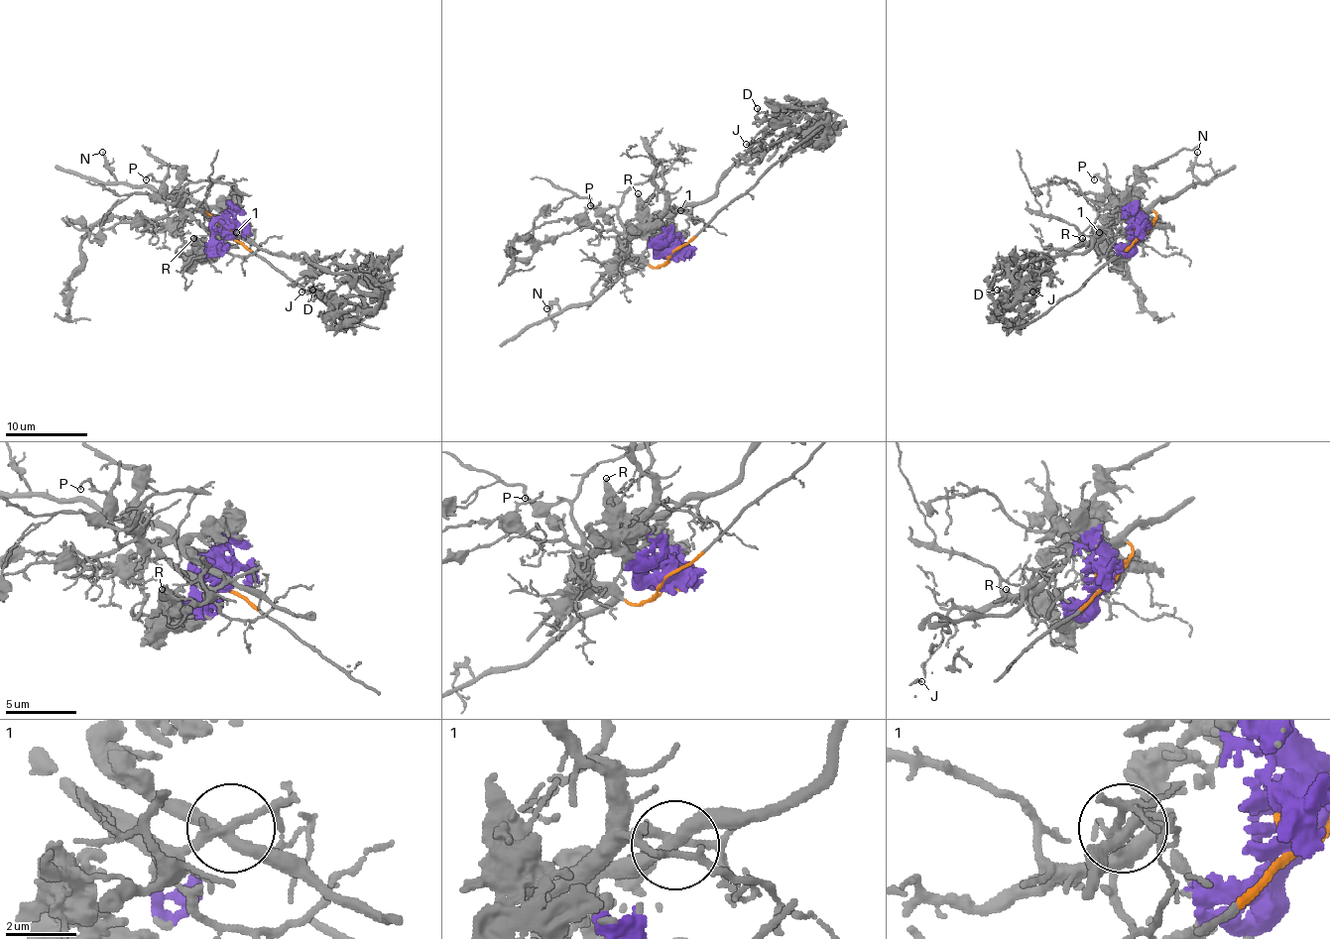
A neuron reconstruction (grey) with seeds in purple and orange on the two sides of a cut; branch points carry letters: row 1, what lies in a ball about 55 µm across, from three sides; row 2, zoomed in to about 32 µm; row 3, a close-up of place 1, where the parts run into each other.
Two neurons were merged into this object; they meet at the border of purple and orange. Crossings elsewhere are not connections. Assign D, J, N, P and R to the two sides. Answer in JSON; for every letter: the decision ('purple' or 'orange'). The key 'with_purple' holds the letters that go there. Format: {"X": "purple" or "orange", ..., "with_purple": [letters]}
{"D": "purple", "J": "purple", "N": "orange", "P": "orange", "R": "purple", "with_purple": ["D", "J", "R"]}

